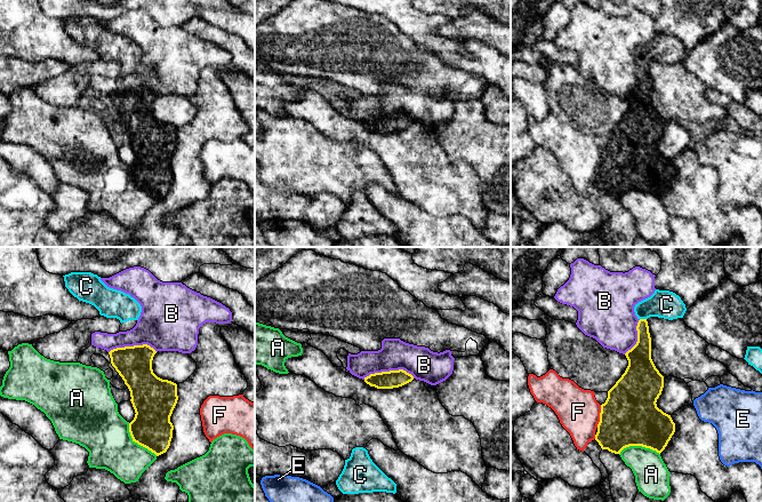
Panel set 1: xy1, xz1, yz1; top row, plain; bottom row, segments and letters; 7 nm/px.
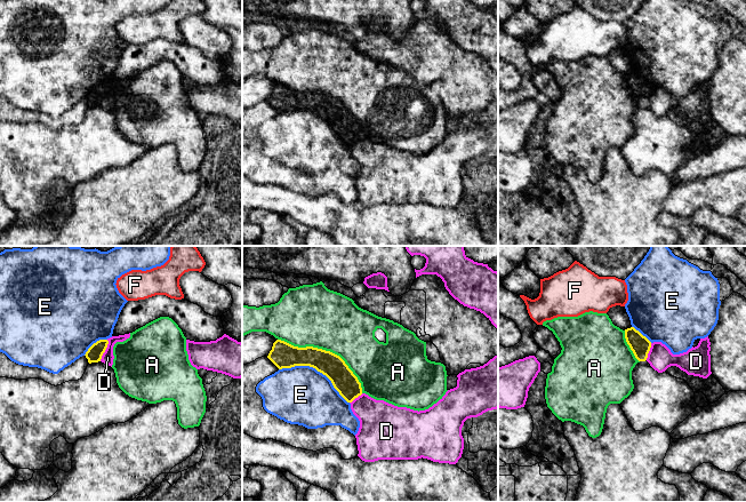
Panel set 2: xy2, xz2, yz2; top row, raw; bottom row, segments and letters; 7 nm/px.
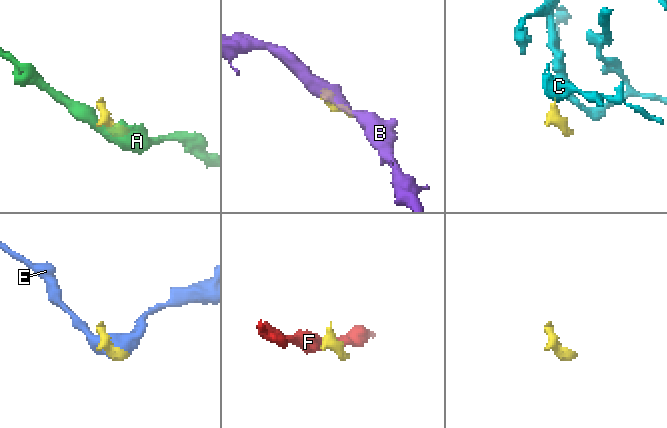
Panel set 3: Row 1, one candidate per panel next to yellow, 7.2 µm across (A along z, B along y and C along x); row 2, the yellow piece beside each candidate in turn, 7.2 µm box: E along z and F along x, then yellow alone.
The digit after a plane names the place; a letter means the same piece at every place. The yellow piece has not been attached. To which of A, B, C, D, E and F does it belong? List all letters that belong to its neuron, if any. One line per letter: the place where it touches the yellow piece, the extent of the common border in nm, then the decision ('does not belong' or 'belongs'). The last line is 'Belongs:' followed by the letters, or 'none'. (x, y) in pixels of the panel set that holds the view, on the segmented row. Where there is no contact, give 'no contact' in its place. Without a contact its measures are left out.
A: xz2 (327, 351) | 700 nm | does not belong
B: xz1 (390, 371) | 360 nm | does not belong
C: yz1 (643, 319) | 50 nm | belongs
D: xy2 (105, 349) | 160 nm | does not belong
E: xz2 (315, 368) | 550 nm | does not belong
F: yz1 (600, 416) | 160 nm | does not belong
Belongs: C

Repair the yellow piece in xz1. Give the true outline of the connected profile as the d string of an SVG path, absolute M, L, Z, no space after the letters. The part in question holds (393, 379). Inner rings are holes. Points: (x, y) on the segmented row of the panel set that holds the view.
M403 369L370 374L364 382L377 389L393 389L402 387L414 380L414 376Z

